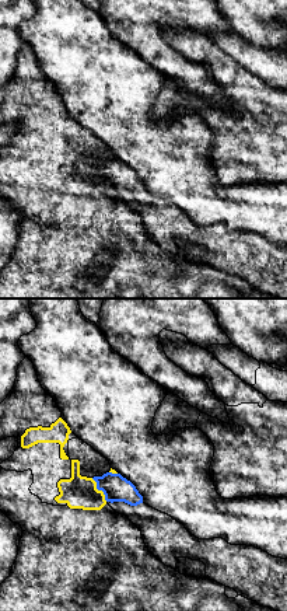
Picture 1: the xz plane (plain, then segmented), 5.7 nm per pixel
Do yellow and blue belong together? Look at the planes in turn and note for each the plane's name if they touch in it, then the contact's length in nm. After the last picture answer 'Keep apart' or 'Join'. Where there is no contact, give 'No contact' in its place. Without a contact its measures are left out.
Touches yellow in xz. Shared border 160 nm

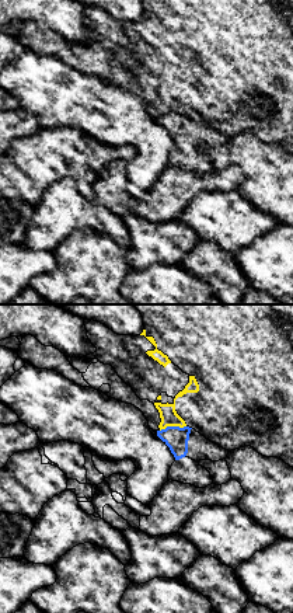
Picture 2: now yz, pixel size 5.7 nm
Touches yellow in yz. Shared border 160 nm

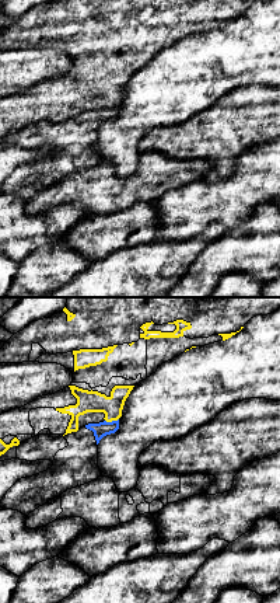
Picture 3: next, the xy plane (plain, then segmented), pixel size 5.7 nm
Touches yellow in xy. Shared border 80 nm

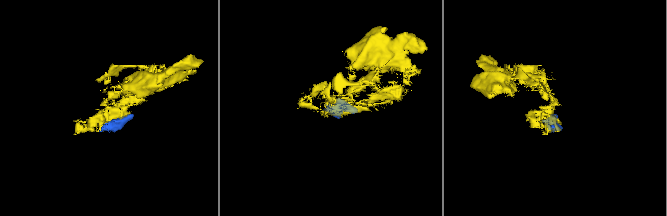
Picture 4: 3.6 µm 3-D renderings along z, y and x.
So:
Keep apart

